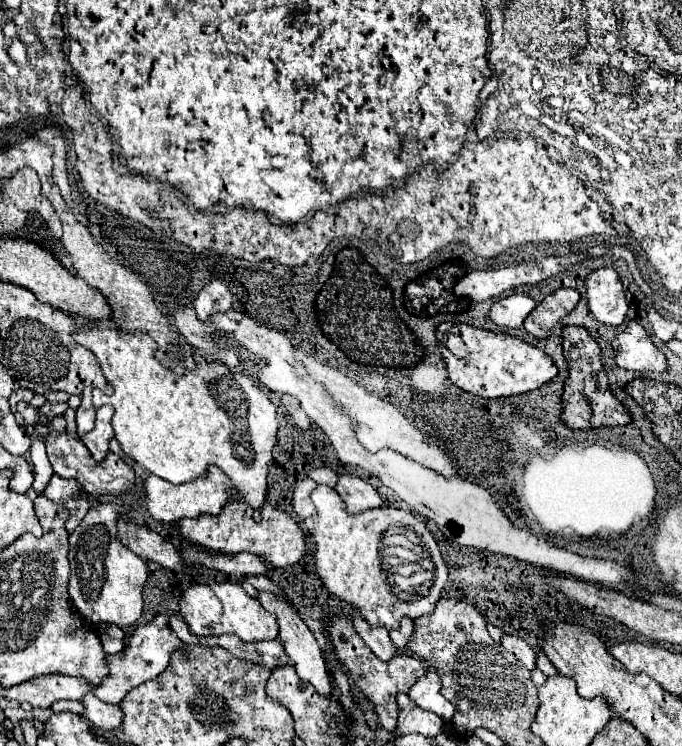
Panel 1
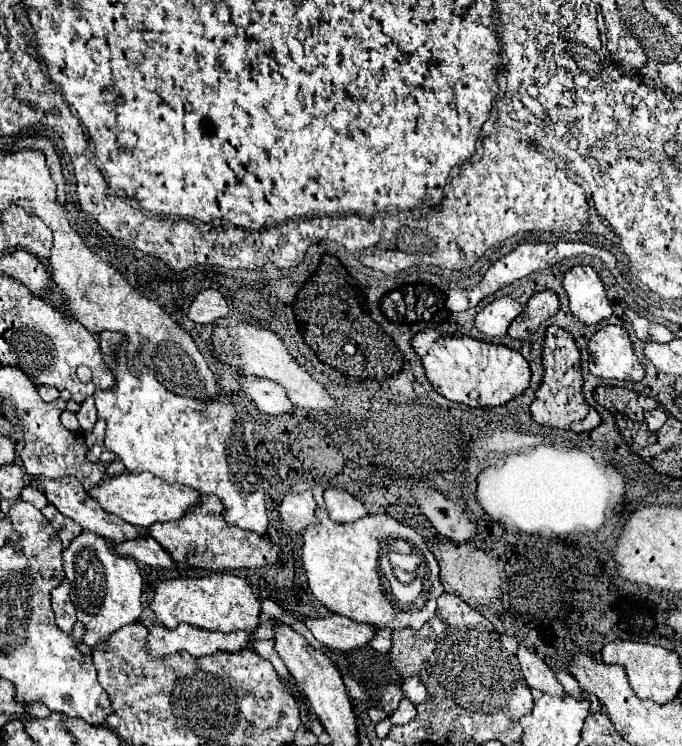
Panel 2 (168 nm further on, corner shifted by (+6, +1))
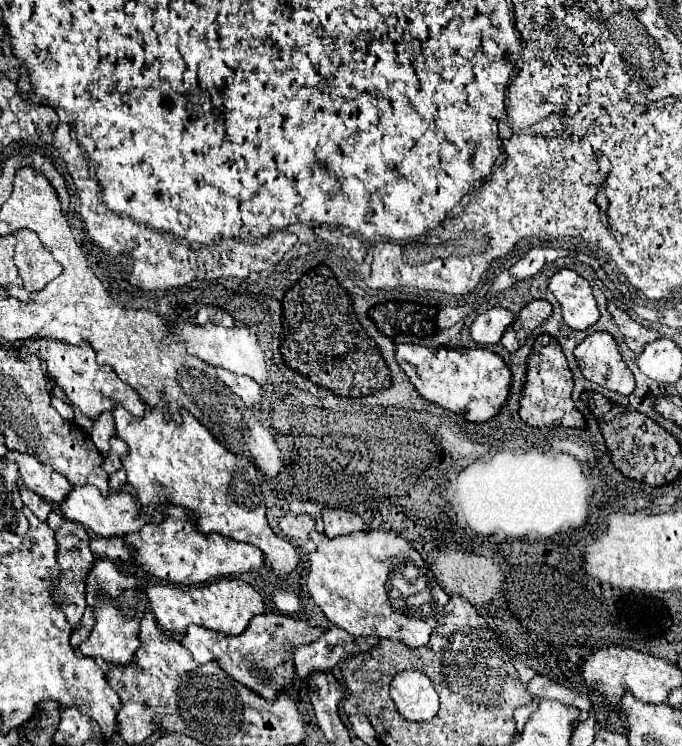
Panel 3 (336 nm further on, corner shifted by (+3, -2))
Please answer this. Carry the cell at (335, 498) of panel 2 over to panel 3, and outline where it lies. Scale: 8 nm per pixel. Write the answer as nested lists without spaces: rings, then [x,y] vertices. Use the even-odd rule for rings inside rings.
[[[323,509],[323,521],[325,521],[325,535],[327,537],[337,537],[337,535],[347,535],[353,531],[363,531],[365,523],[363,519],[347,509]]]

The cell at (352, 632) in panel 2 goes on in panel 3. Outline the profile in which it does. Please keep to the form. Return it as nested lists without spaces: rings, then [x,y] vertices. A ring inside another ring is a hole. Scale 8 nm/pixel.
[[[265,613],[253,617],[249,627],[241,635],[225,635],[197,625],[187,627],[181,645],[191,651],[197,663],[217,661],[225,669],[225,673],[231,675],[235,681],[241,681],[245,687],[257,691],[257,695],[263,695],[265,699],[275,699],[277,691],[287,689],[293,683],[293,673],[279,673],[291,671],[291,649],[297,645],[313,643],[321,635],[325,635],[325,629],[311,627],[307,621],[293,619],[289,615]]]

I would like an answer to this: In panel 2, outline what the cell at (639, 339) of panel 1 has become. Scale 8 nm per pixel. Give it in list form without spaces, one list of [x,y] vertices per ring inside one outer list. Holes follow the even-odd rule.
[[[604,326],[594,332],[588,340],[588,352],[592,354],[590,374],[598,378],[632,382],[644,378],[644,368],[632,350],[626,330],[620,326]]]

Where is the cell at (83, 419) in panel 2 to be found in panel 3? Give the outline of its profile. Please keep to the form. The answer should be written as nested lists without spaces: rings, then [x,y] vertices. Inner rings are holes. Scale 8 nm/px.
[[[101,413],[97,417],[97,421],[93,421],[93,427],[89,431],[93,443],[97,445],[97,449],[101,453],[105,453],[109,449],[109,439],[115,435],[115,429],[113,429],[113,415],[111,413]]]

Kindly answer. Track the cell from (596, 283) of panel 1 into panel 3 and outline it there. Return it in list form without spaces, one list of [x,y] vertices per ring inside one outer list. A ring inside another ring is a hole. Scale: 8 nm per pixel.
[[[561,269],[549,281],[551,293],[561,303],[561,313],[571,329],[583,331],[601,319],[589,283],[571,269]]]

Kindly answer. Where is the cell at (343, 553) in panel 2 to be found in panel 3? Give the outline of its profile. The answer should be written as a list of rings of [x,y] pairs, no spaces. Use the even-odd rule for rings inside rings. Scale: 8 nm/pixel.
[[[311,531],[315,551],[309,555],[309,573],[307,587],[313,601],[321,607],[325,617],[345,629],[351,635],[377,635],[387,639],[399,639],[409,647],[423,647],[433,633],[449,595],[437,585],[433,573],[427,569],[423,557],[417,549],[393,531],[357,531],[353,535],[341,535],[329,539],[325,533]],[[419,593],[419,603],[407,603],[409,595]]]

